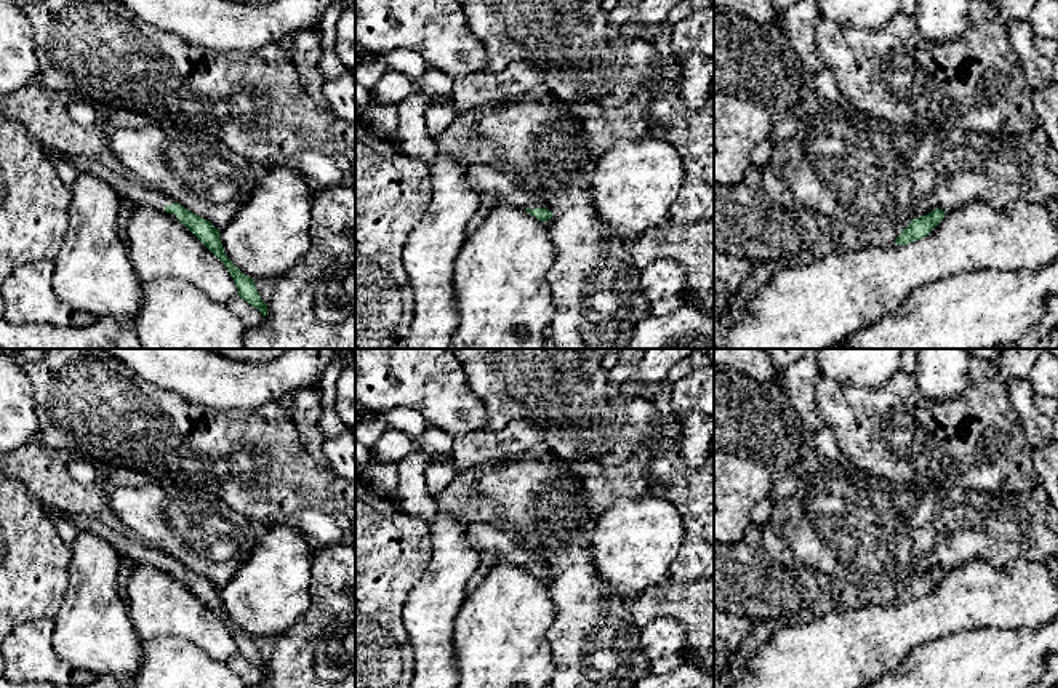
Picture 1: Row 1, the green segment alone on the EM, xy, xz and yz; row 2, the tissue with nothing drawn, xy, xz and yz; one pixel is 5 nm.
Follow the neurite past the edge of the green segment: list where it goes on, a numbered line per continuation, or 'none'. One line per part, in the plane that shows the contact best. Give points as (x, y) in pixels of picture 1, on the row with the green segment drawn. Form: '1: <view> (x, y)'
1: xz (493, 184)

